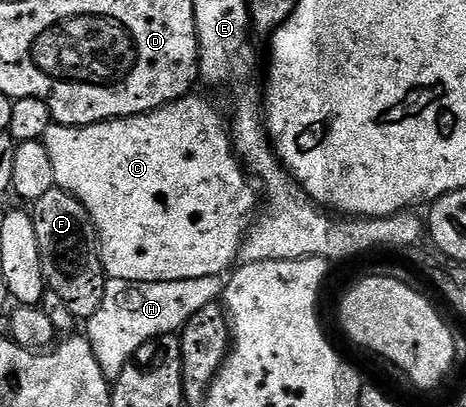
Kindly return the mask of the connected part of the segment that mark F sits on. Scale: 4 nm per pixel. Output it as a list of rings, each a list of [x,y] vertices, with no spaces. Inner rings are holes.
[[[55,188],[32,203],[31,217],[35,236],[39,240],[39,256],[46,287],[59,294],[77,320],[89,319],[99,304],[103,304],[107,275],[105,265],[101,262],[97,230],[87,208],[83,208],[75,195]]]

